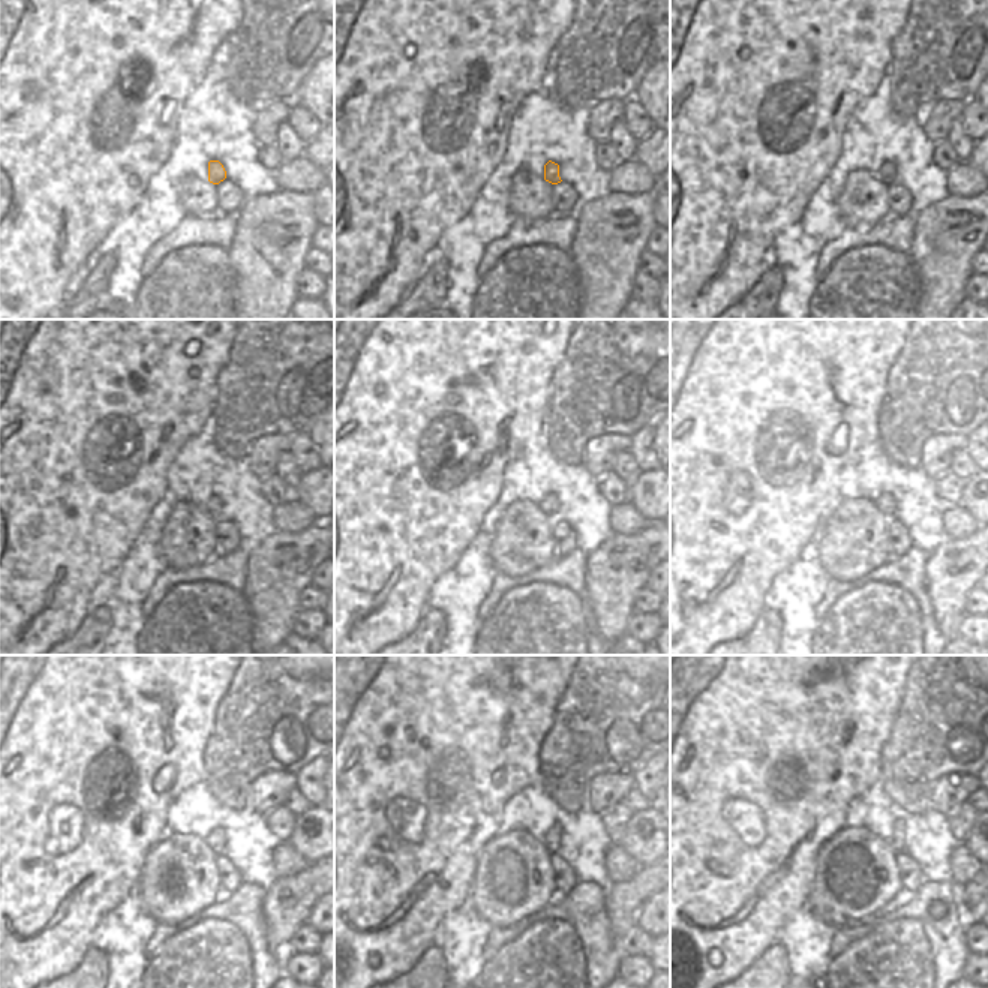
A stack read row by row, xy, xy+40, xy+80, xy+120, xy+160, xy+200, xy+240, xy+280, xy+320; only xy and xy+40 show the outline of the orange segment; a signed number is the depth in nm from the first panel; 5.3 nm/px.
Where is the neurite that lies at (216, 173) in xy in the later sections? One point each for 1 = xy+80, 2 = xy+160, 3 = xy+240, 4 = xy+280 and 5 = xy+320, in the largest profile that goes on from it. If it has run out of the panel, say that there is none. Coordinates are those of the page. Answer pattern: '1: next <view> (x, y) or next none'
1: next xy+80 (886, 170)
2: next xy+160 (549, 505)
3: next xy+240 (216, 838)
4: next xy+280 (552, 838)
5: next xy+320 (894, 841)

